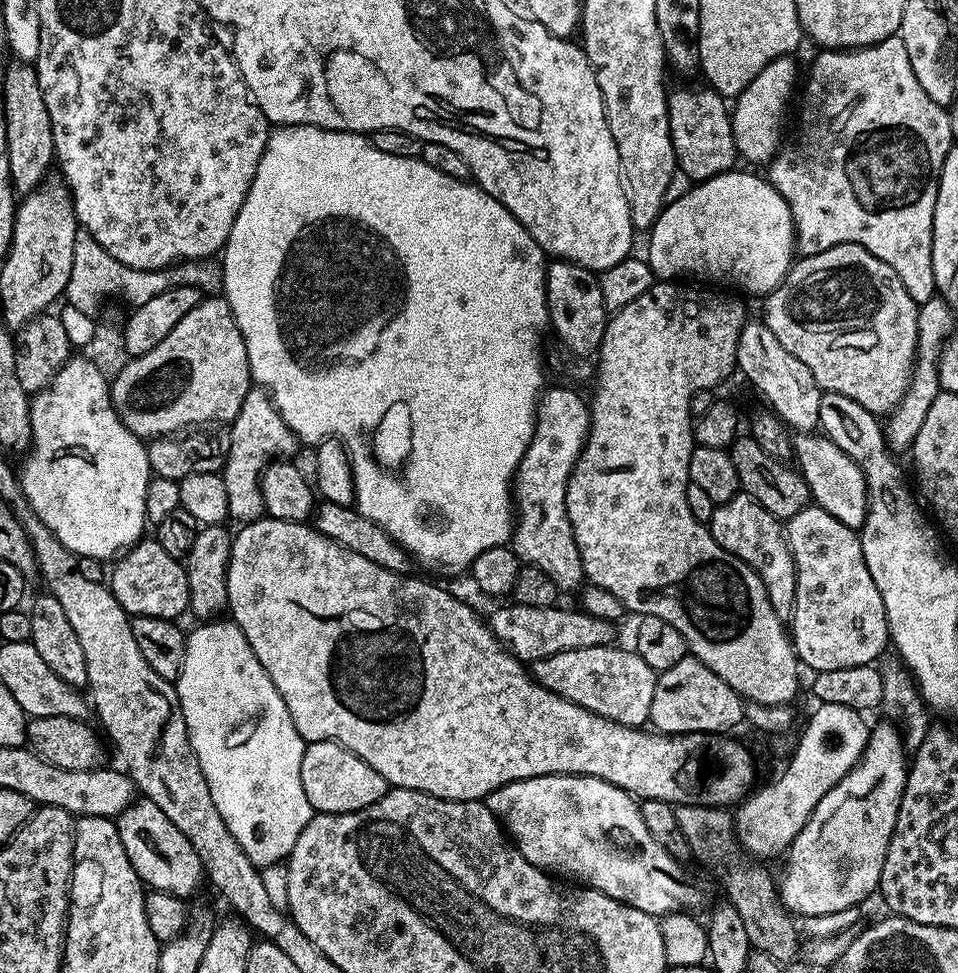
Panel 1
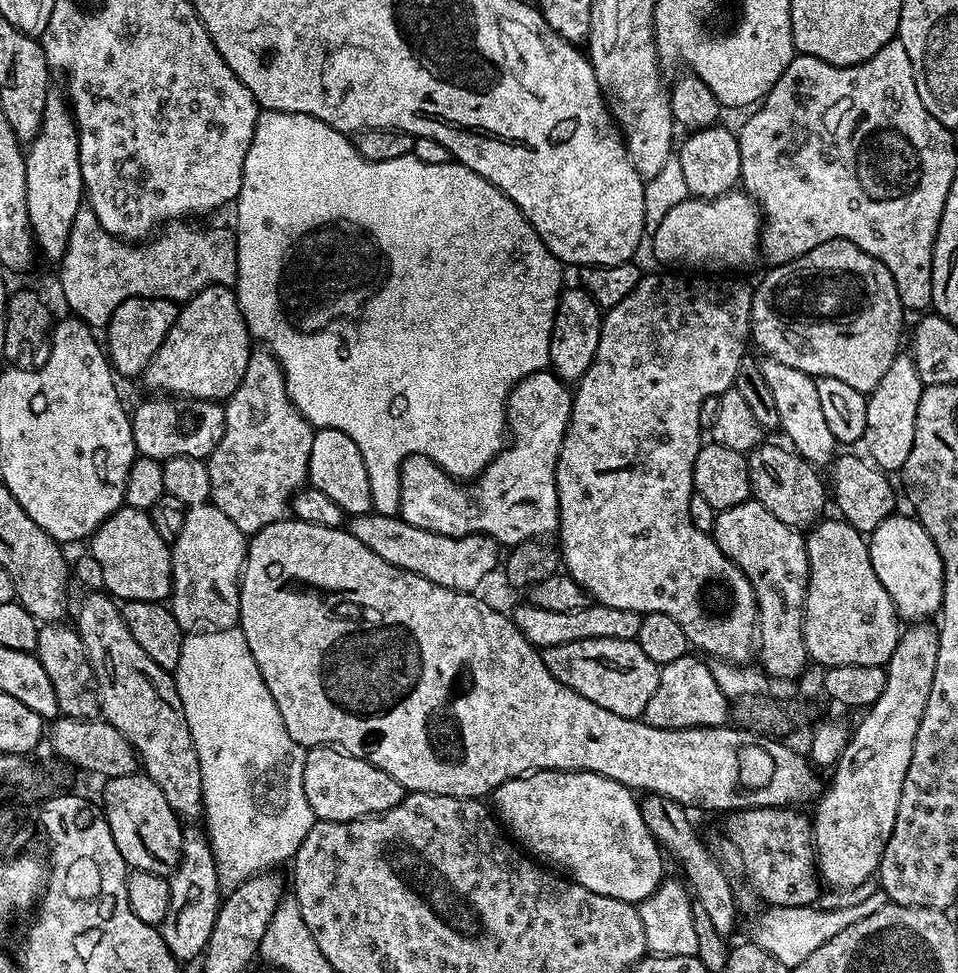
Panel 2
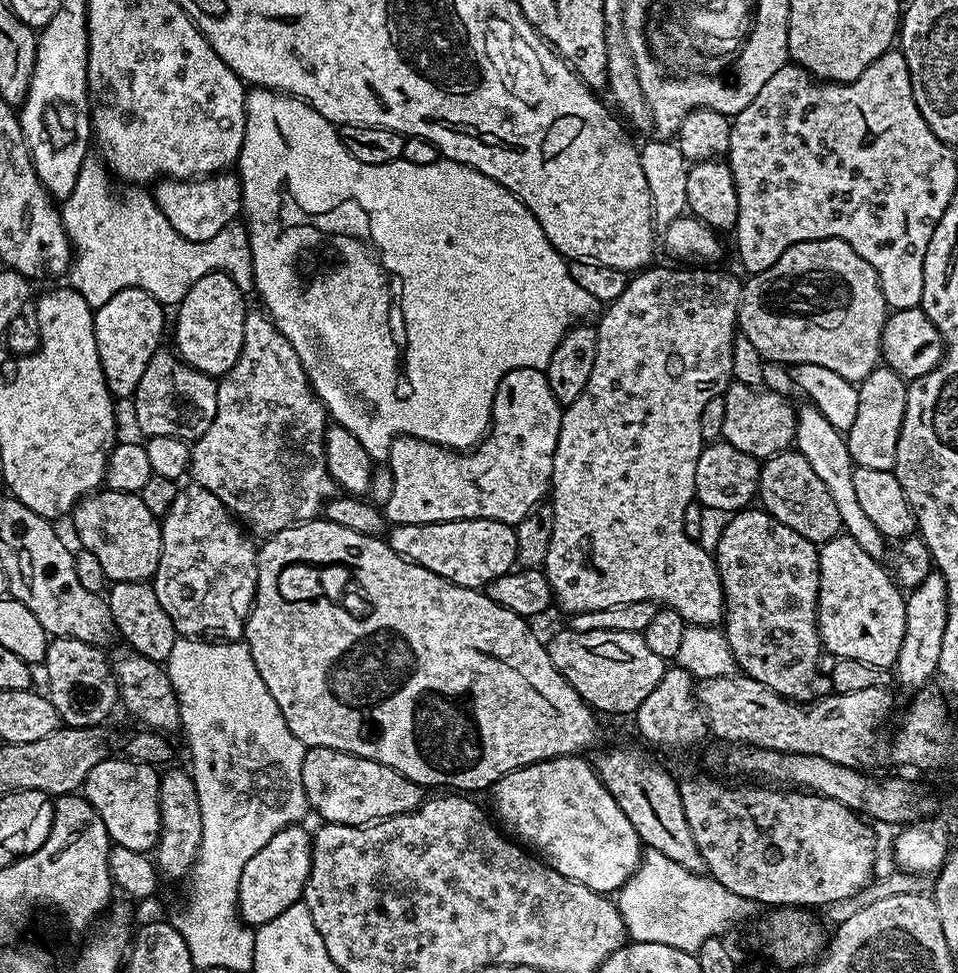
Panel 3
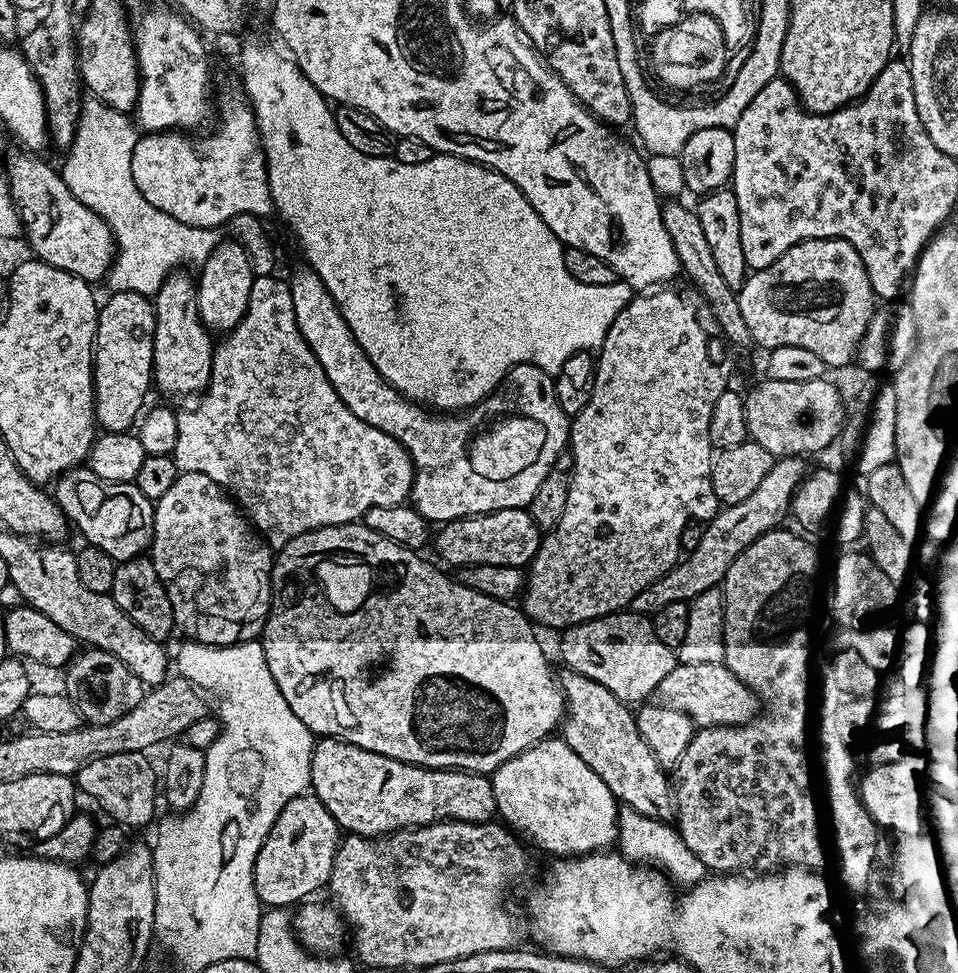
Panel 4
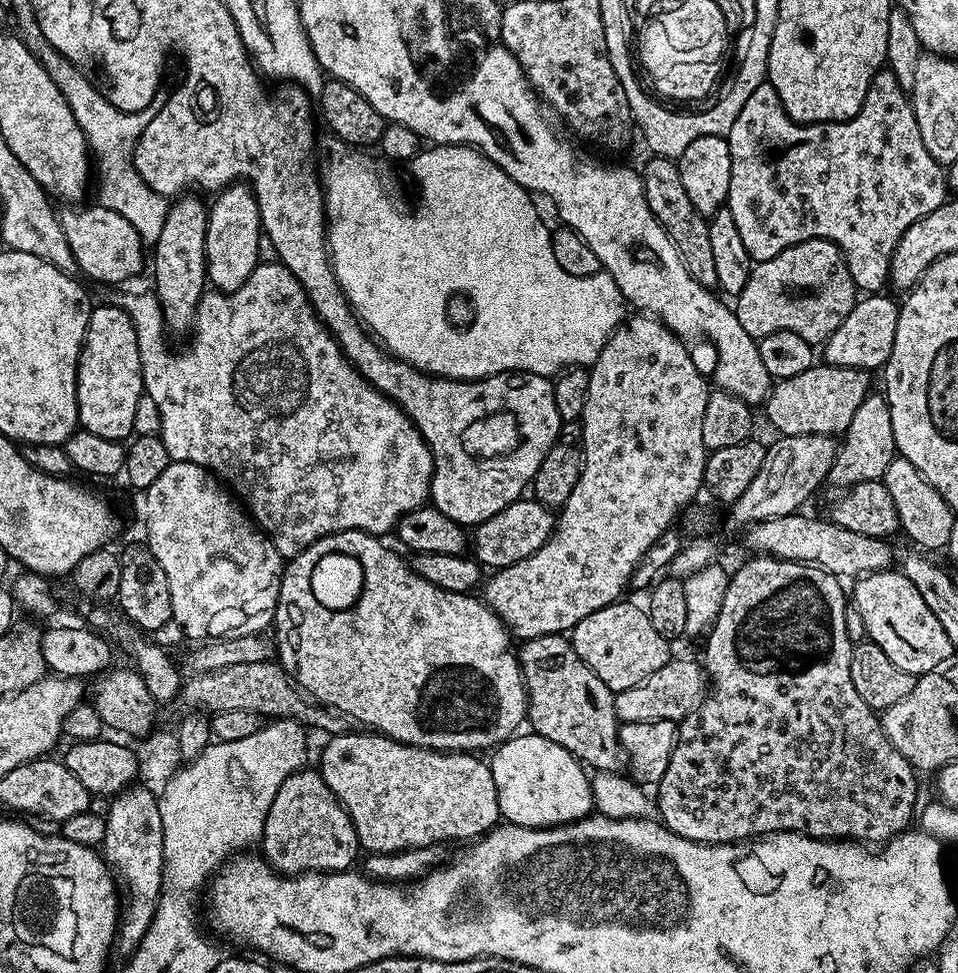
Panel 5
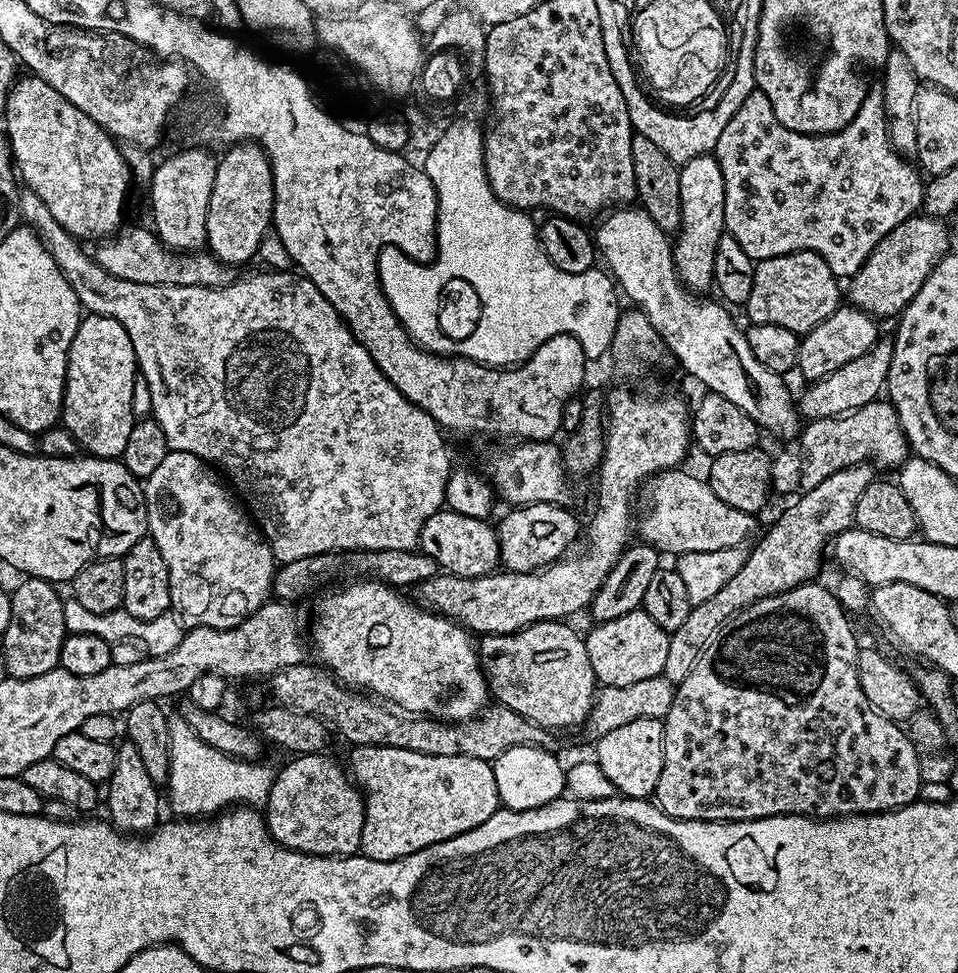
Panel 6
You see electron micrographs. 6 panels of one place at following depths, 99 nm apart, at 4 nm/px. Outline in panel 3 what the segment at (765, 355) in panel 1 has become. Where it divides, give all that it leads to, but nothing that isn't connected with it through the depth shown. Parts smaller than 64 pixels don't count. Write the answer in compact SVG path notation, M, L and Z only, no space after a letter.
M804 402L804 405L799 405L796 414L794 448L802 454L802 458L806 458L806 462L810 462L810 470L814 470L814 474L818 474L822 482L826 482L826 490L830 490L830 498L834 498L834 506L838 506L843 531L854 538L854 542L858 542L858 546L862 546L862 550L866 550L870 558L883 561L886 537L880 533L878 526L874 526L874 522L870 522L870 518L866 518L866 513L858 502L852 473L854 465L845 433L839 432L835 423L827 420L811 402Z

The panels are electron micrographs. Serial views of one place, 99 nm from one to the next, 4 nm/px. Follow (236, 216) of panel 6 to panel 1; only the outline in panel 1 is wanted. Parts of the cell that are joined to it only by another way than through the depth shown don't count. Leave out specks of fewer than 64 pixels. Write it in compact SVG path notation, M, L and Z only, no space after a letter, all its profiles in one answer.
M212 294L201 299L200 304L194 306L194 310L190 310L190 314L186 314L182 322L158 342L158 346L154 346L154 350L131 357L122 372L111 381L110 387L118 418L135 436L168 438L197 426L227 425L238 410L242 410L242 402L253 384L246 358L246 342L238 330L238 322L223 295Z

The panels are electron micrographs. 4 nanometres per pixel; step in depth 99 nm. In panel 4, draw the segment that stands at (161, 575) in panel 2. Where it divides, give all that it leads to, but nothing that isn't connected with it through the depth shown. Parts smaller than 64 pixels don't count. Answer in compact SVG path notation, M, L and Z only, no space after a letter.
M81 466L57 476L54 487L54 499L64 512L65 521L84 535L85 545L103 550L117 562L133 560L135 556L145 555L151 549L156 510L153 501L148 500L142 490L138 490L135 482L106 482L106 478L98 478L98 474Z

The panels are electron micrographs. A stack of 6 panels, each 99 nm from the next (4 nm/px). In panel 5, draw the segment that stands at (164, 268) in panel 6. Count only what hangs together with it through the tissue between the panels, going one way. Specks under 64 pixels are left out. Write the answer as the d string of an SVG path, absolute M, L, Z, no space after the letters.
M93 202L89 208L68 208L59 213L62 234L66 234L66 242L70 242L70 254L74 254L74 262L79 271L84 271L92 280L100 284L124 284L131 276L136 276L140 271L145 271L146 256L144 249L146 243L141 238L138 230L134 228L117 210L104 208L99 202Z

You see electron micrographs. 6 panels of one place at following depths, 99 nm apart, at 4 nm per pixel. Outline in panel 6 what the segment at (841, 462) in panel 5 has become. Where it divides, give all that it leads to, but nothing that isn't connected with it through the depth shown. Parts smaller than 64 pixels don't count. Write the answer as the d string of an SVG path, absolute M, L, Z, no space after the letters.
M871 463L857 464L854 468L838 470L838 474L830 474L830 478L818 482L818 486L814 486L814 490L797 495L789 503L793 504L773 522L772 529L760 541L757 539L751 545L744 565L738 570L738 574L730 579L730 582L727 582L726 586L718 591L718 594L711 595L704 602L693 604L692 609L686 617L686 622L682 623L682 626L679 626L678 630L670 633L668 649L666 650L666 666L662 675L674 686L681 684L686 678L686 674L690 674L690 670L694 670L702 649L707 646L714 634L718 634L718 630L727 620L732 619L742 609L748 608L751 604L758 602L762 598L780 594L791 588L797 588L799 584L807 584L815 581L819 577L816 575L820 572L820 563L824 560L824 552L826 556L826 549L835 541L838 534L842 534L848 528L853 527L858 498L862 494L862 490L866 490L866 486L872 484L873 479L874 468Z

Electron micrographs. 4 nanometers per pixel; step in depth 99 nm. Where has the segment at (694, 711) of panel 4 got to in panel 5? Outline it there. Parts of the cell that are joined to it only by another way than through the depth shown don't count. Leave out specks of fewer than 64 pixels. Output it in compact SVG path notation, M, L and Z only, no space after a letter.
M669 658L662 670L654 670L650 678L642 678L638 686L615 693L616 718L620 724L630 722L682 721L697 708L706 695L706 673L699 663L692 660Z

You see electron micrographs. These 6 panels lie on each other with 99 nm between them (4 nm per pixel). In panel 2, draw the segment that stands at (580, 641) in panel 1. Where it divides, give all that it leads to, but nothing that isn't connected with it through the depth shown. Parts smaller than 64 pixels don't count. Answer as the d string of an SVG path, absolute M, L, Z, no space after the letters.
M531 602L517 603L510 613L510 618L518 630L536 648L541 650L550 646L562 646L566 642L578 642L586 638L618 638L636 640L639 634L641 613L630 610L618 610L605 604L589 603L582 610L570 610L570 614L557 614L554 610L542 610L542 606Z

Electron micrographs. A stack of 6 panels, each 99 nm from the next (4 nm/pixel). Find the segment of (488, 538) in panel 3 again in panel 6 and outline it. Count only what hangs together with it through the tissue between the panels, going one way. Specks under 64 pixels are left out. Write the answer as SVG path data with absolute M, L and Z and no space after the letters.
M521 504L513 507L498 523L500 563L509 572L537 572L559 560L577 543L582 524L560 504Z

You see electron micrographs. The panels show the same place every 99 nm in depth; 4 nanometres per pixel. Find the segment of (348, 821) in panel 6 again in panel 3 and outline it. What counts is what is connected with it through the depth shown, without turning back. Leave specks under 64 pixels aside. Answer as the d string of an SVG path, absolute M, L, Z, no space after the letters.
M304 826L283 828L246 866L242 866L242 878L238 882L238 907L240 918L249 926L270 922L278 914L302 900L304 887L312 870L312 837Z

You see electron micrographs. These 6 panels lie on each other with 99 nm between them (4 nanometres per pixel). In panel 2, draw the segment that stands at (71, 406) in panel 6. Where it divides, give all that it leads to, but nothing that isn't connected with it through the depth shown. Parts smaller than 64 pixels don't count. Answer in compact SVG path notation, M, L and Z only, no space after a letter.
M130 297L114 310L106 325L106 355L117 377L139 377L143 373L162 346L168 327L176 320L177 311L177 301L156 297Z

